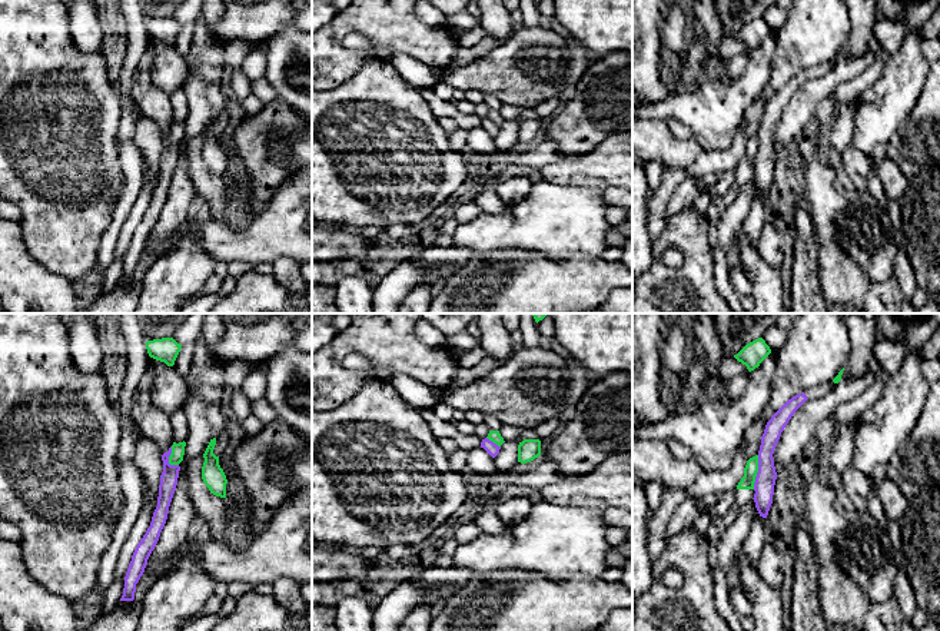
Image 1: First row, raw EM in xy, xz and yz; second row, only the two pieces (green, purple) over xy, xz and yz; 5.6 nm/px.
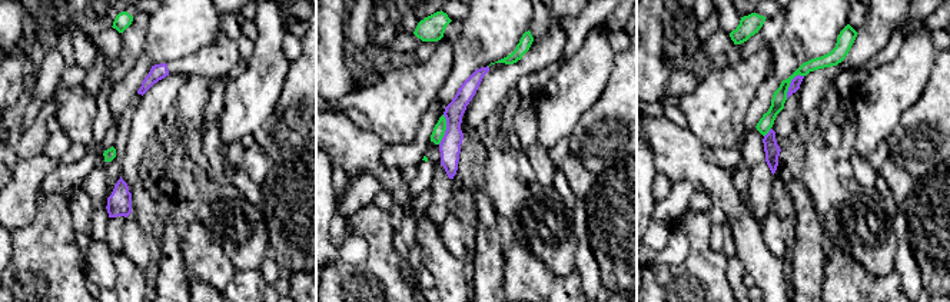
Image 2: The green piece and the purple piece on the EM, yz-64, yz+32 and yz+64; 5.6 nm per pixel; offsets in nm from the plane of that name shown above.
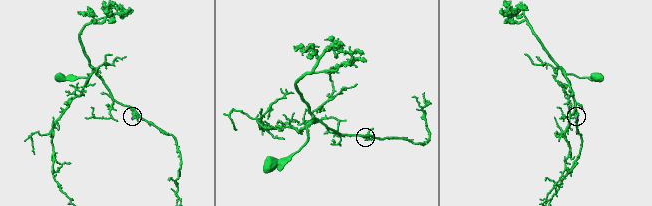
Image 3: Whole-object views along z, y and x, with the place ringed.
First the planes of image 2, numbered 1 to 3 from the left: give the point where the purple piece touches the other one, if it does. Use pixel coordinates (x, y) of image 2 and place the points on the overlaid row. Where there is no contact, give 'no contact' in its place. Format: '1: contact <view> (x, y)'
1: no contact
2: contact yz+32 (445, 129)
3: contact yz+64 (790, 82)

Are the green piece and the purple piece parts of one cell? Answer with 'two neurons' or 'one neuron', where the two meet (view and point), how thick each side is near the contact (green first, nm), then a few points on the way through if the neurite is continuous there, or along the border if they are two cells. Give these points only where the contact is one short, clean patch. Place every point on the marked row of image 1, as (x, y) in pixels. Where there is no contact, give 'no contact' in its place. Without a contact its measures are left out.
two neurons; contact yz (757, 471); calibres 80 and 110 nm

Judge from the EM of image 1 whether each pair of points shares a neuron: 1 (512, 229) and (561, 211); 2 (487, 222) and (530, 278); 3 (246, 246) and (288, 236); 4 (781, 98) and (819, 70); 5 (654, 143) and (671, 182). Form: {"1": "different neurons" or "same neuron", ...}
{"1": "same neuron", "2": "different neurons", "3": "same neuron", "4": "same neuron", "5": "different neurons"}

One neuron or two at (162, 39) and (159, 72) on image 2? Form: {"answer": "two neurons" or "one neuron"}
{"answer": "two neurons"}

